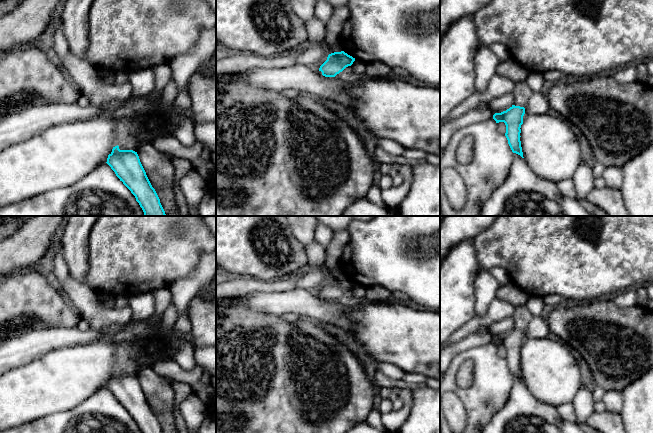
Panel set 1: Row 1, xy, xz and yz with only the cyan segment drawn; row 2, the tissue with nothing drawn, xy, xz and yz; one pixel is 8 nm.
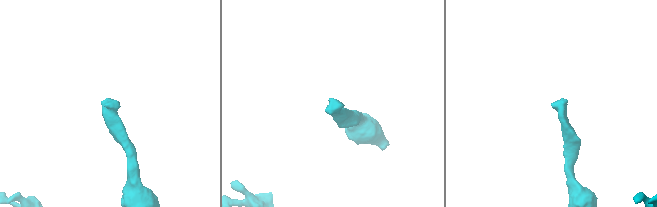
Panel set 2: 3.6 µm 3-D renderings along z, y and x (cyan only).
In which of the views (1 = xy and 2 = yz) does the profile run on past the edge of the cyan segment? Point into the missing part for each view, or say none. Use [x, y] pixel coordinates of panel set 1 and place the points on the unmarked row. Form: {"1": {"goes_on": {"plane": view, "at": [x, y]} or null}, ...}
{"1": {"goes_on": null}, "2": {"goes_on": {"plane": "yz", "at": [522, 316]}}}

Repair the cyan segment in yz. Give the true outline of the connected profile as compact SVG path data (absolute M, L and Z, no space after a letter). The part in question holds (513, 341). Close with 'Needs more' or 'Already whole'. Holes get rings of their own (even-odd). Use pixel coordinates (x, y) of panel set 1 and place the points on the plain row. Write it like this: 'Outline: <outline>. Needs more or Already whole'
Outline: M526 305L516 307L513 316L513 329L501 337L495 337L493 343L496 347L504 346L506 349L505 360L513 377L523 381L520 357L525 338L525 330L531 320L531 314Z. Needs more

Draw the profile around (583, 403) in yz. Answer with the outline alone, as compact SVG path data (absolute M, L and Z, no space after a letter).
M581 386L572 404L575 410L576 423L578 425L587 424L588 418L595 411L592 391L587 387Z

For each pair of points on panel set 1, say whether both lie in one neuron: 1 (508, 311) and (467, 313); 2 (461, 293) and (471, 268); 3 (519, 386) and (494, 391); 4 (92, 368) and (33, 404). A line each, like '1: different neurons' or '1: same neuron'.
1: different neurons
2: same neuron
3: different neurons
4: same neuron

